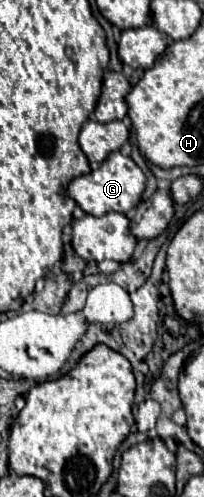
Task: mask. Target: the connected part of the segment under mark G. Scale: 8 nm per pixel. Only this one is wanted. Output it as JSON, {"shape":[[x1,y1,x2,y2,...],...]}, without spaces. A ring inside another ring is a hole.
{"shape":[[115,151,115,153,111,153,107,157,107,161,99,169,91,171,91,173,87,173,83,177,73,179,69,183,69,187,67,187,67,195,71,199,75,199,77,205,85,213,95,215,95,217,101,217,101,215,111,213,111,211,129,213,131,209,135,209,139,205,139,201,141,201,141,195,145,191,145,185,147,185,147,177,139,169,139,165,131,157,125,157,119,151]]}

